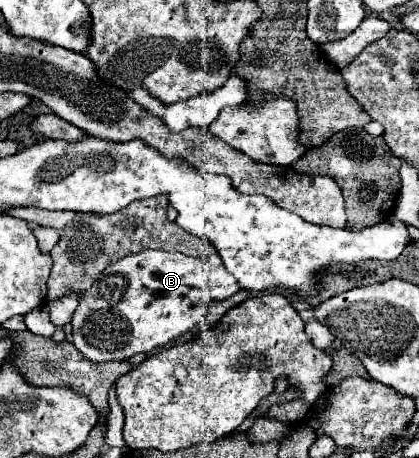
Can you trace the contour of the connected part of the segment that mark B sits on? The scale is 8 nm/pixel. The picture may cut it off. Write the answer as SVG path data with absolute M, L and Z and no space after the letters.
M141 251L105 269L83 293L71 319L73 345L89 361L127 361L137 353L167 347L199 325L209 309L209 264L183 253Z

